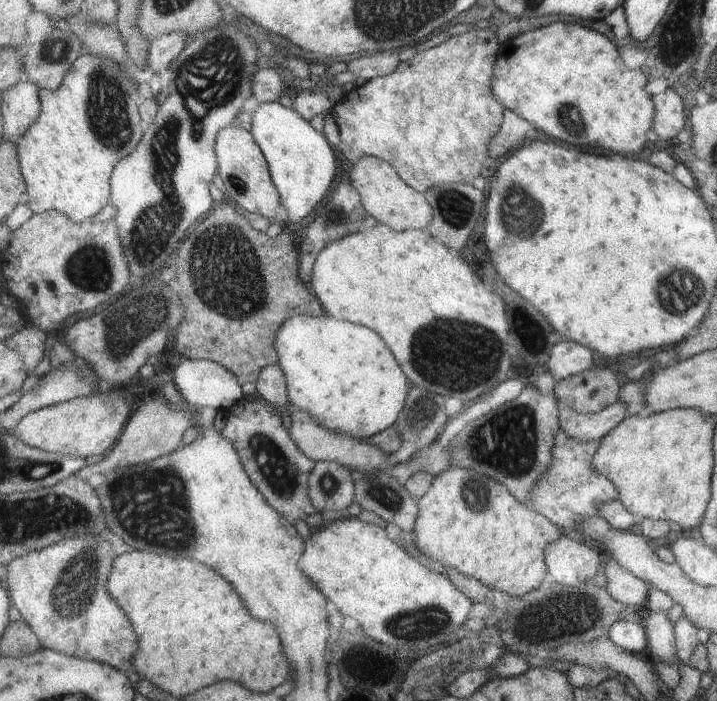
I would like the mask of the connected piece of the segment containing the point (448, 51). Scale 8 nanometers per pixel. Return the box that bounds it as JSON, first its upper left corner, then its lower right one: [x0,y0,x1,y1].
[333,27,506,192]

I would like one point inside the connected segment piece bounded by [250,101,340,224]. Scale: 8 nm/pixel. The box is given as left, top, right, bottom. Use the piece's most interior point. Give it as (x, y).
(302, 163)

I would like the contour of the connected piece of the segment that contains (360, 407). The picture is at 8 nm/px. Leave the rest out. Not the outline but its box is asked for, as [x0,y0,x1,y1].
[277,314,409,440]

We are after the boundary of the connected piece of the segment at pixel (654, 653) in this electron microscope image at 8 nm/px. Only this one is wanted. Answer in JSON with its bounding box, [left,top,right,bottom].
[639,611,678,666]

